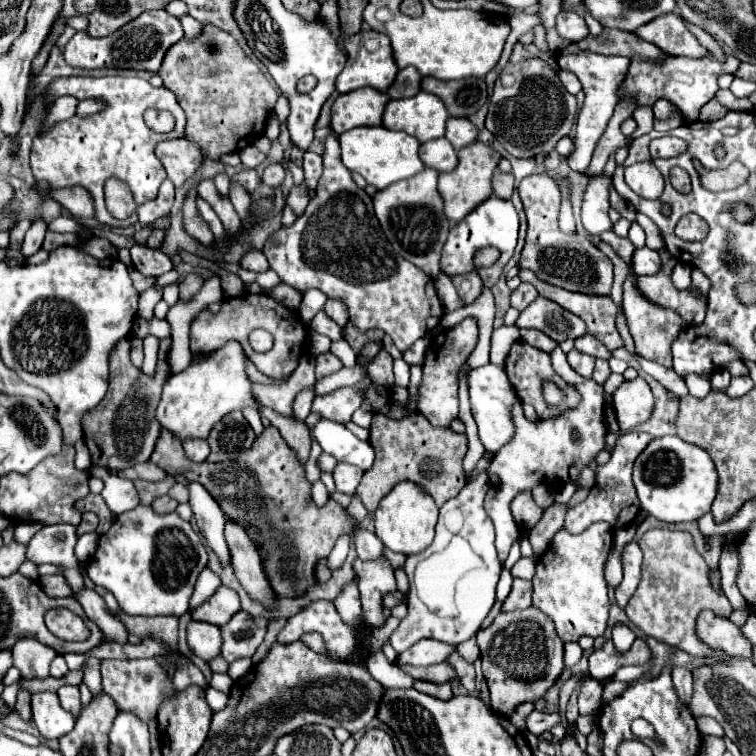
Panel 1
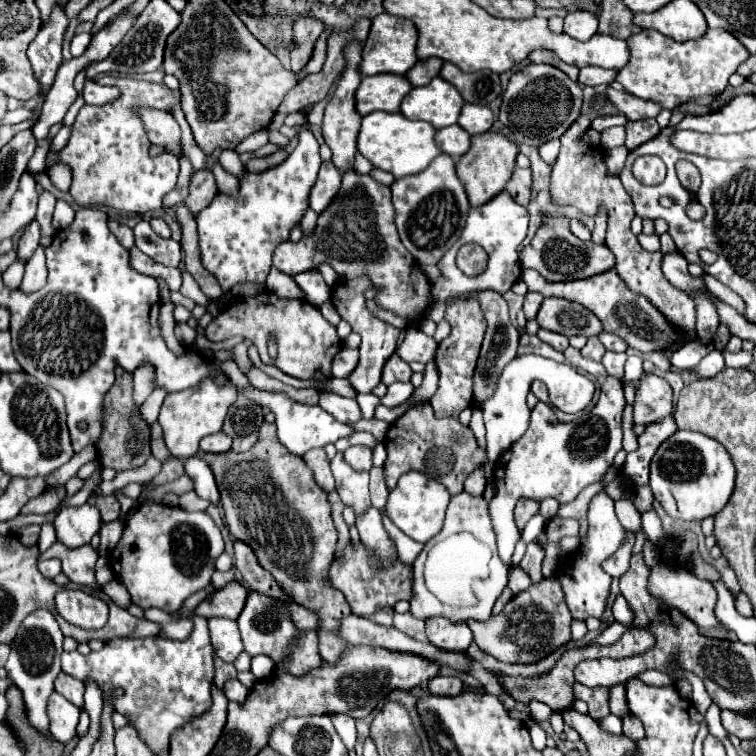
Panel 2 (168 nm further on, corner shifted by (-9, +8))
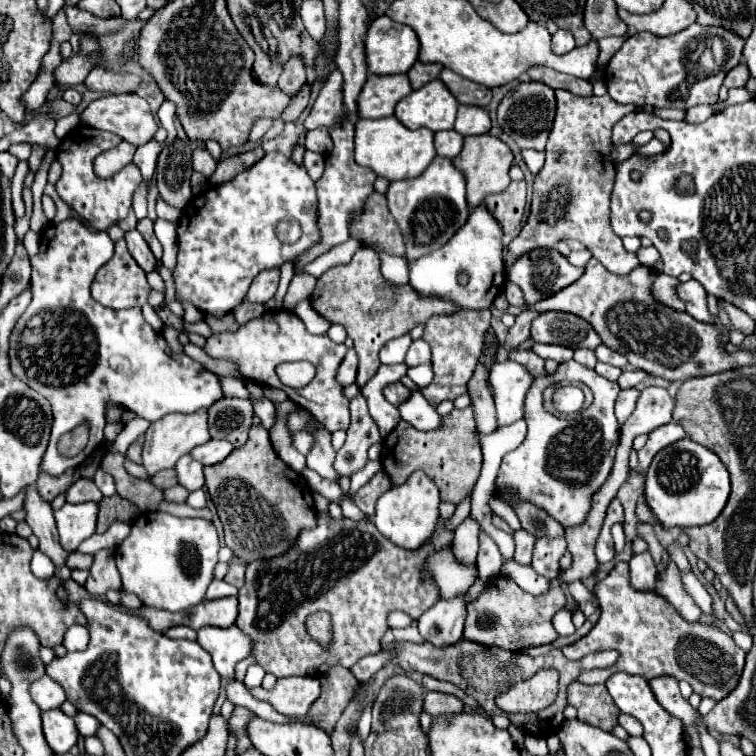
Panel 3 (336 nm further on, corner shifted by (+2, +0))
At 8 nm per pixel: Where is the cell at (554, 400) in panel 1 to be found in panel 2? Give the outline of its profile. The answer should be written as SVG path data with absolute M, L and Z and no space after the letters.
M525 354L525 356L517 356L515 360L511 360L501 376L497 378L497 386L491 394L489 400L485 400L485 404L481 406L483 410L483 418L485 418L485 428L487 428L487 460L489 462L497 462L503 452L507 452L511 448L511 444L515 440L519 440L519 436L523 436L523 432L529 428L529 408L527 408L527 394L531 388L533 380L541 380L547 388L549 388L549 398L551 404L555 408L559 408L561 412L581 412L593 396L593 382L577 372L575 368L567 366L567 364L557 364L549 358L543 356L535 356L535 354Z

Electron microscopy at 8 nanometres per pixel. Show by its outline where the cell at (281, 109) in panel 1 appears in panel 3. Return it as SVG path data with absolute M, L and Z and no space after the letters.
M292 56L284 64L284 72L278 80L278 88L288 96L296 96L296 90L300 90L304 84L306 84L306 66L300 56Z

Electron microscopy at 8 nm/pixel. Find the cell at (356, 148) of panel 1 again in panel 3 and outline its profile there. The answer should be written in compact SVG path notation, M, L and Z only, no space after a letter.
M394 116L356 122L356 162L360 166L372 168L378 176L386 180L408 180L420 176L428 164L434 160L434 132L428 128L410 130L400 124Z

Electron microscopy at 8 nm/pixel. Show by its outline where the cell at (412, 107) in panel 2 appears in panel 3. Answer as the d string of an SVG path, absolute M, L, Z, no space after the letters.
M436 78L402 98L396 104L394 114L410 130L430 128L432 132L440 132L454 128L456 110L458 100L452 96L446 84Z

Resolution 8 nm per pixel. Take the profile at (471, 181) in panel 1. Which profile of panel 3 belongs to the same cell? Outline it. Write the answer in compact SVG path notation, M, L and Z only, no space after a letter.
M482 134L482 136L464 138L464 148L452 162L466 176L466 190L468 190L466 198L468 198L470 208L480 206L488 194L496 194L496 192L502 192L508 188L508 184L510 184L508 168L512 166L512 160L514 160L512 150L508 148L506 142L502 142L496 136Z

